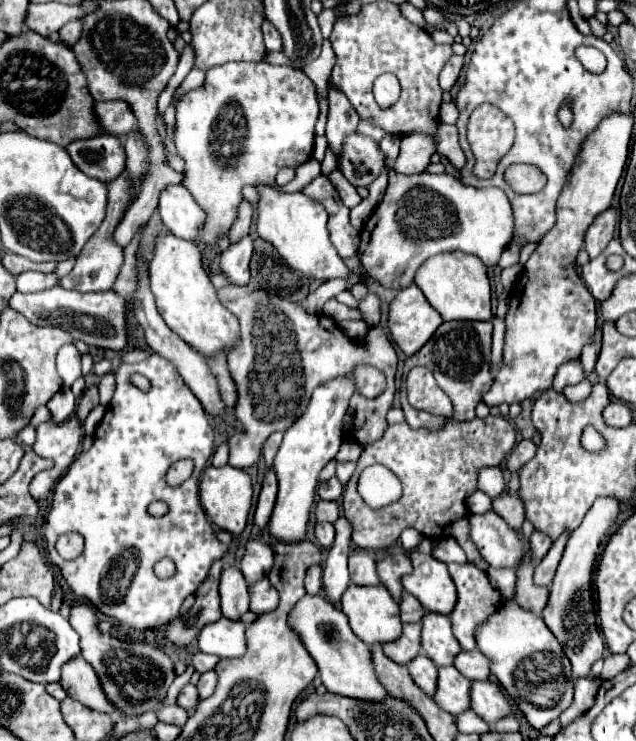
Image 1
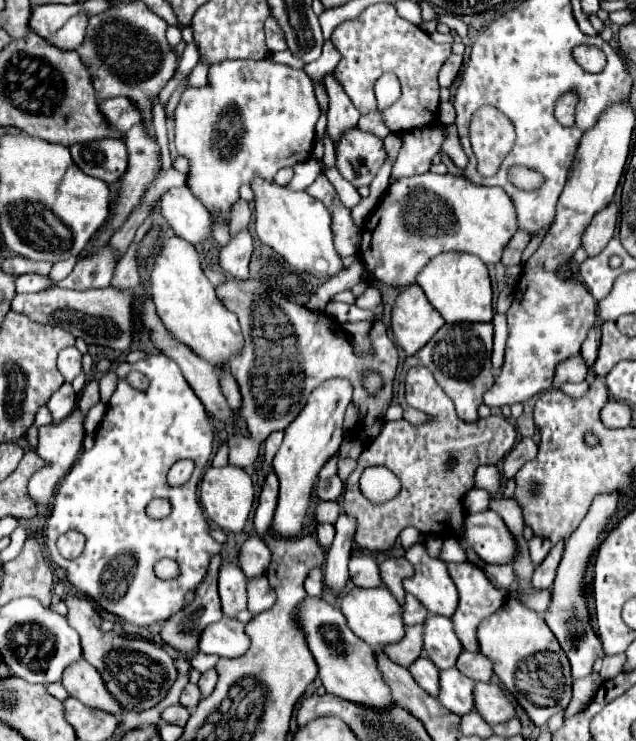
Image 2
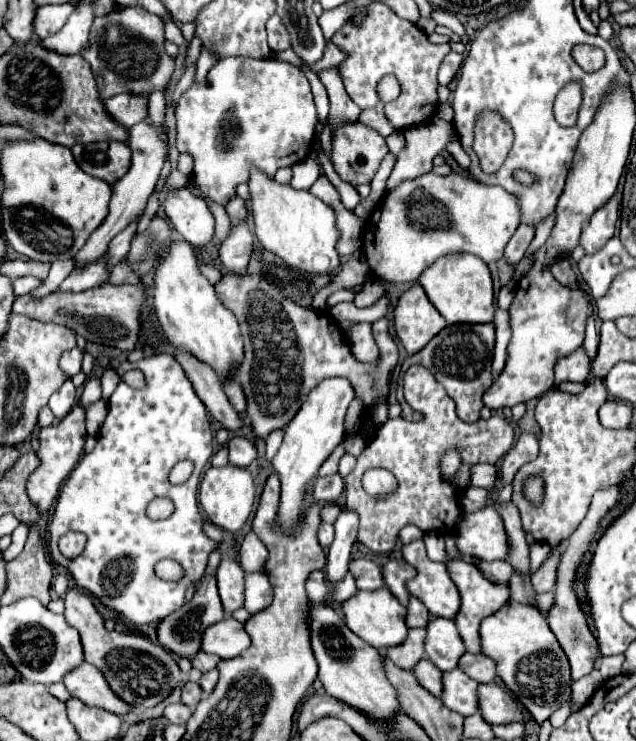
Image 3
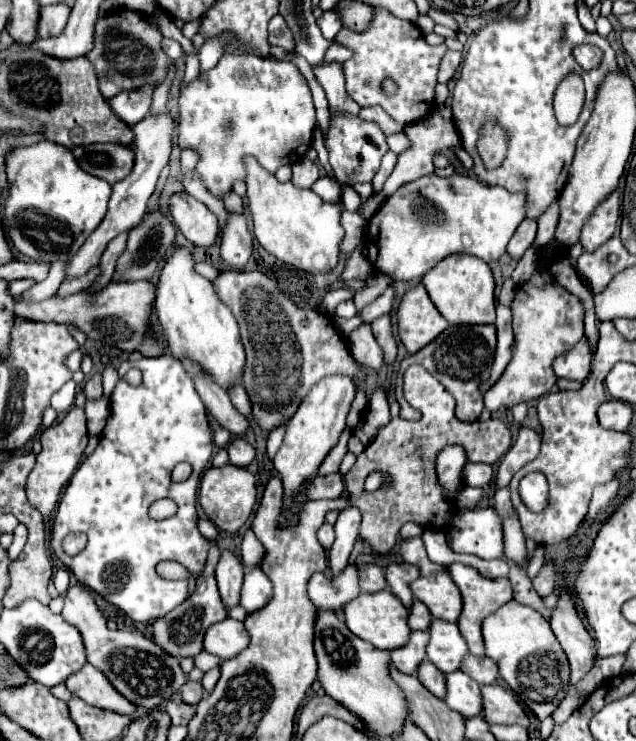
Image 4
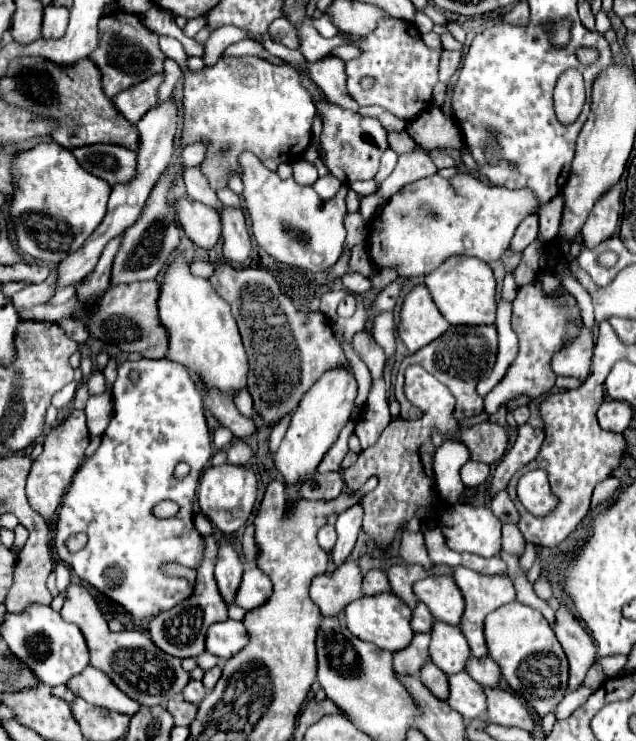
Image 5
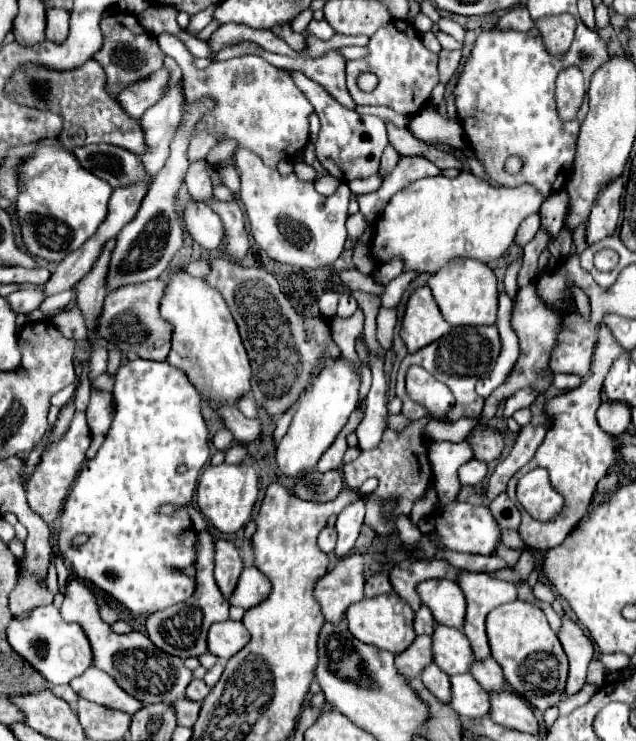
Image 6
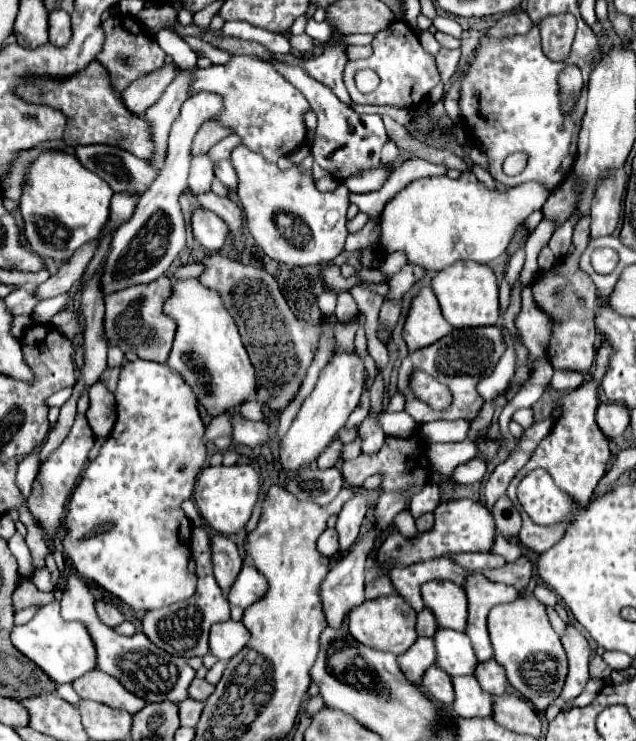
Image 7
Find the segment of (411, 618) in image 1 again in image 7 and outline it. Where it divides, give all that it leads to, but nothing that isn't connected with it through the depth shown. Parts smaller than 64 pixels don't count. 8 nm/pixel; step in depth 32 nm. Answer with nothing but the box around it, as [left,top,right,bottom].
[418,608,438,636]

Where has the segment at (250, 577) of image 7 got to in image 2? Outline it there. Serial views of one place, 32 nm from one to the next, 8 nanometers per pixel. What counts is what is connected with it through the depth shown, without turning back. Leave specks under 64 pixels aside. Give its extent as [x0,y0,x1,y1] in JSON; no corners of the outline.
[246,576,276,614]

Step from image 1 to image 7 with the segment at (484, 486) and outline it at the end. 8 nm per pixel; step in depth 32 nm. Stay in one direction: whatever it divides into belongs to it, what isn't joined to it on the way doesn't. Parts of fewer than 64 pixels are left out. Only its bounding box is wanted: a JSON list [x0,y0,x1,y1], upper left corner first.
[450,458,486,484]

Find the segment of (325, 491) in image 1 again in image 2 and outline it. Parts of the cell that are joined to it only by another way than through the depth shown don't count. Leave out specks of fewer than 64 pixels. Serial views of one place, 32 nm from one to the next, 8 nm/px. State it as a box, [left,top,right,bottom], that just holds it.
[314,476,344,500]

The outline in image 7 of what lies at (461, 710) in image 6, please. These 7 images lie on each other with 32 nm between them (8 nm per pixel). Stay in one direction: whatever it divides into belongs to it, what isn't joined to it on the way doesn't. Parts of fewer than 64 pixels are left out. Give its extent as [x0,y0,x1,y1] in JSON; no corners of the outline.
[452,676,492,718]

